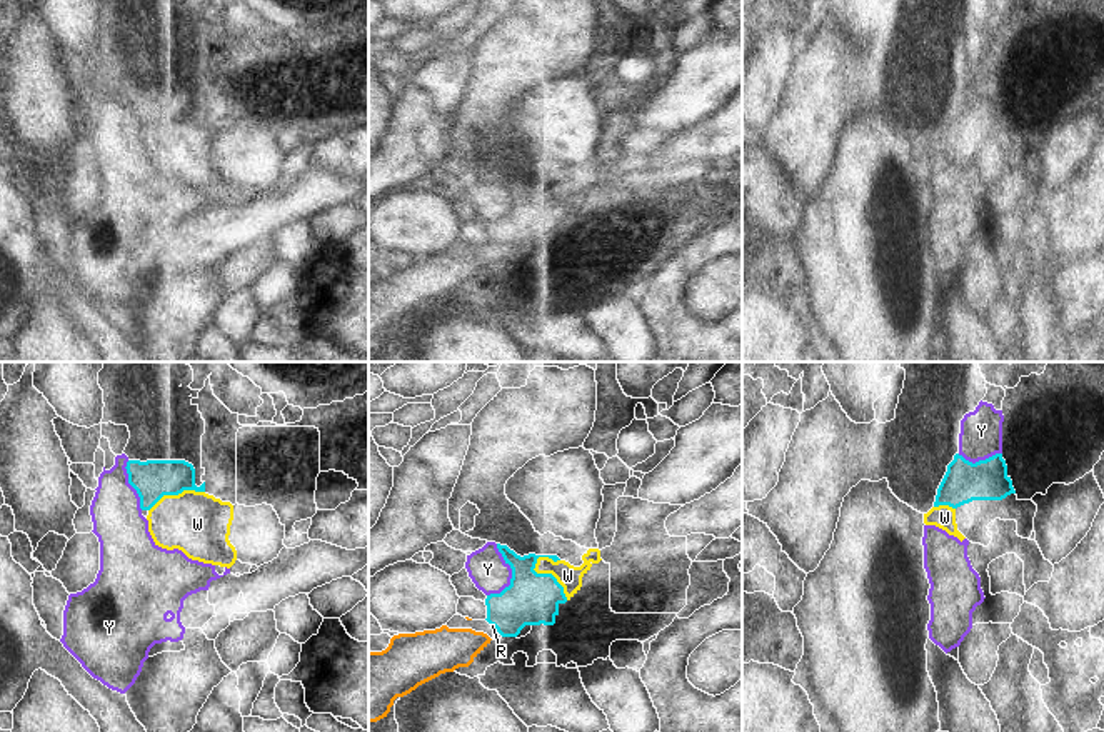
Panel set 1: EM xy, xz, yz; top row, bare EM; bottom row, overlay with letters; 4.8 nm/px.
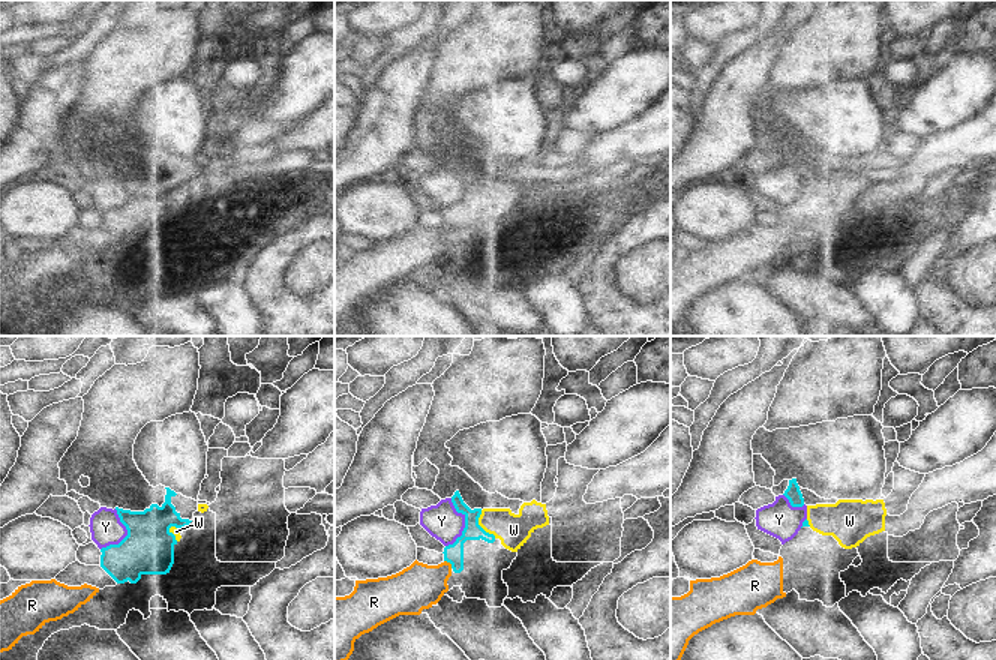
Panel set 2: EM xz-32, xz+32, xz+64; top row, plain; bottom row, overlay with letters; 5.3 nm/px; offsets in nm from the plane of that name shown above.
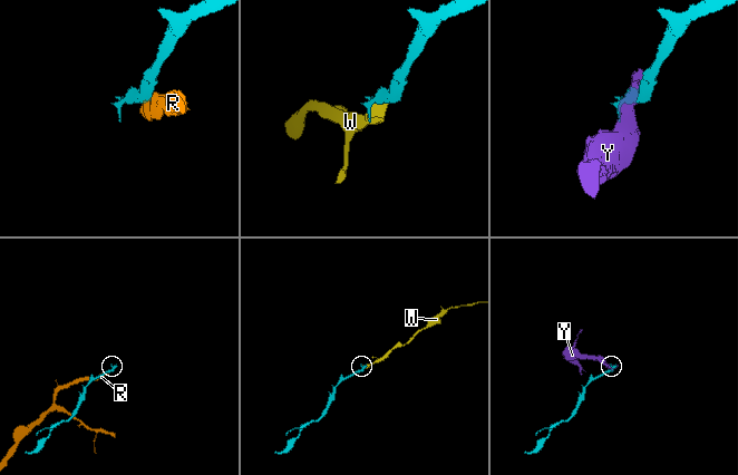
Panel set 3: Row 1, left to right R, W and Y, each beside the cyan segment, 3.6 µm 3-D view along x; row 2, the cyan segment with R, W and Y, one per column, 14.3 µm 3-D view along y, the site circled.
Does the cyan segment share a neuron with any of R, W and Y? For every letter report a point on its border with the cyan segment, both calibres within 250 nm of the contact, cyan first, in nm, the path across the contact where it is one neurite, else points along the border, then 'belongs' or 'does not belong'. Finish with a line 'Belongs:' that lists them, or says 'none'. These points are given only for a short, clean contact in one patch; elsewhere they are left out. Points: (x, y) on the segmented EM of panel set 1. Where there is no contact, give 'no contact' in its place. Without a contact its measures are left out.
R: xz (494, 626) | 260/20 nm | along xz (492, 624), (497, 631) | does not belong
W: xz (549, 574) | 260/110 nm | belongs
Y: xz (512, 576) | 260/190 nm | does not belong
Belongs: W

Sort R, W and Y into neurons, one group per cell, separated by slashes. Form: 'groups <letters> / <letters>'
groups R / W / Y

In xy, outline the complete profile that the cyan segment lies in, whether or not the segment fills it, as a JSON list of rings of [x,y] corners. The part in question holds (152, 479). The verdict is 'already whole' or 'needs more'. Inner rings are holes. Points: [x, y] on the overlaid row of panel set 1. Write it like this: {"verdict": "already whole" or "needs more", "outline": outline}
{"verdict": "needs more", "outline": [[[128,460],[128,484],[147,510],[155,545],[182,550],[188,559],[230,569],[237,550],[230,544],[233,505],[195,485],[195,469],[185,460]]]}

